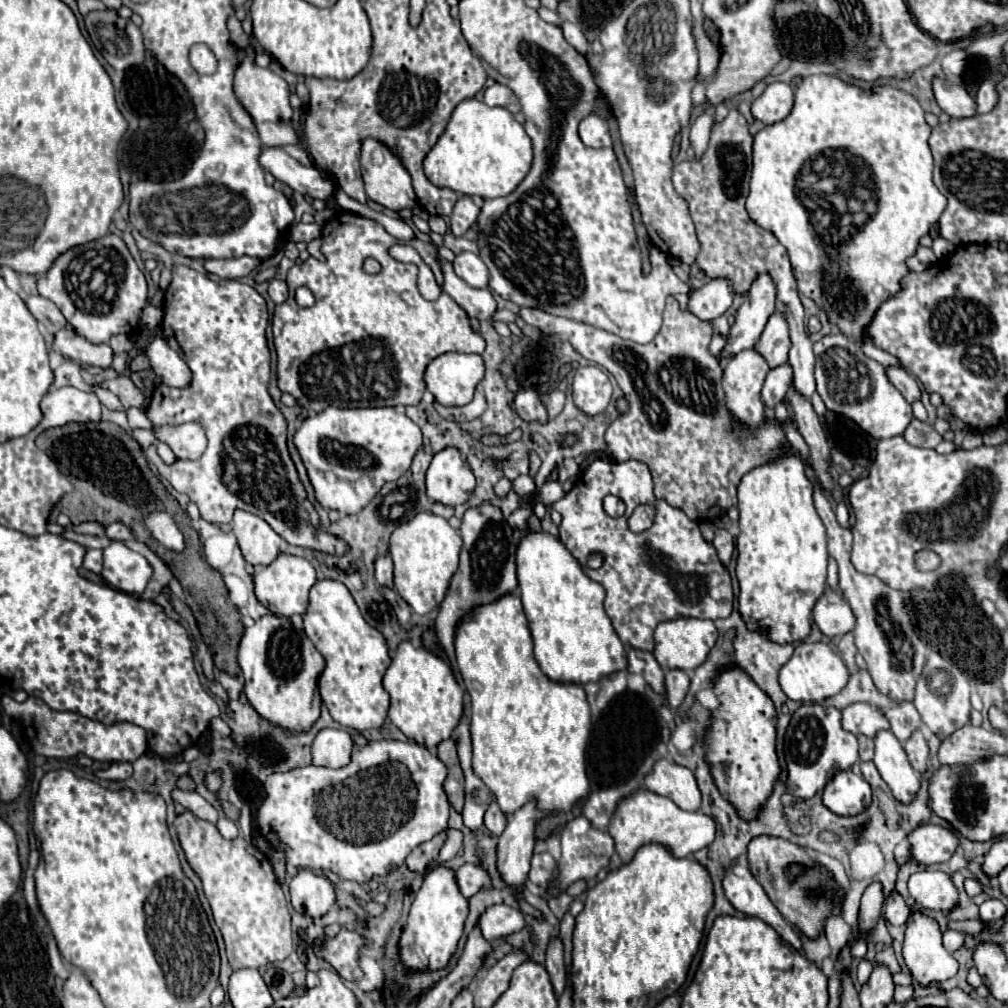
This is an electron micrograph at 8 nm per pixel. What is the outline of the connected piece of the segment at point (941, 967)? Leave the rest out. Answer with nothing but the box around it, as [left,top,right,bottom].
[903,910,959,984]

